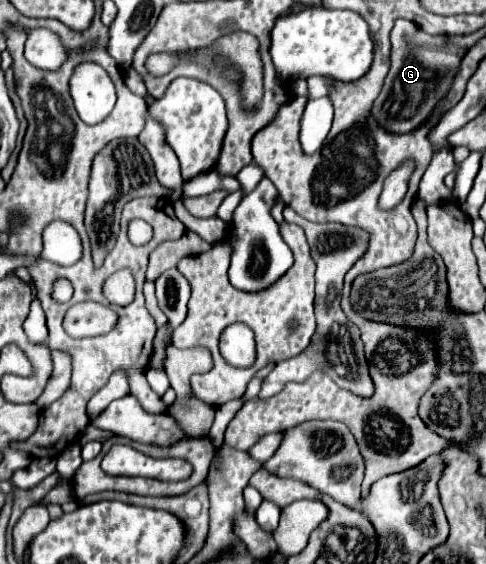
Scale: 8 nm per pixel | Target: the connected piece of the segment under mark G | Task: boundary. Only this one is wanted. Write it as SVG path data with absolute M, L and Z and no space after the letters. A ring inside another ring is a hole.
M398 18L392 26L390 42L390 70L372 104L372 116L386 132L404 134L418 128L444 98L444 92L448 92L462 58L462 36L432 36L422 32L414 22Z

